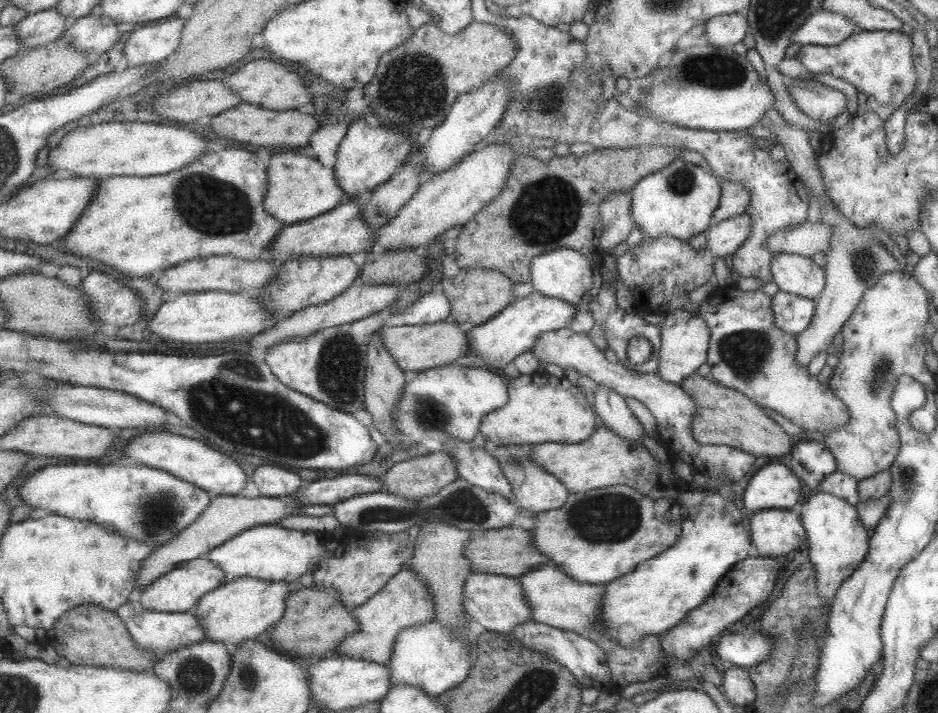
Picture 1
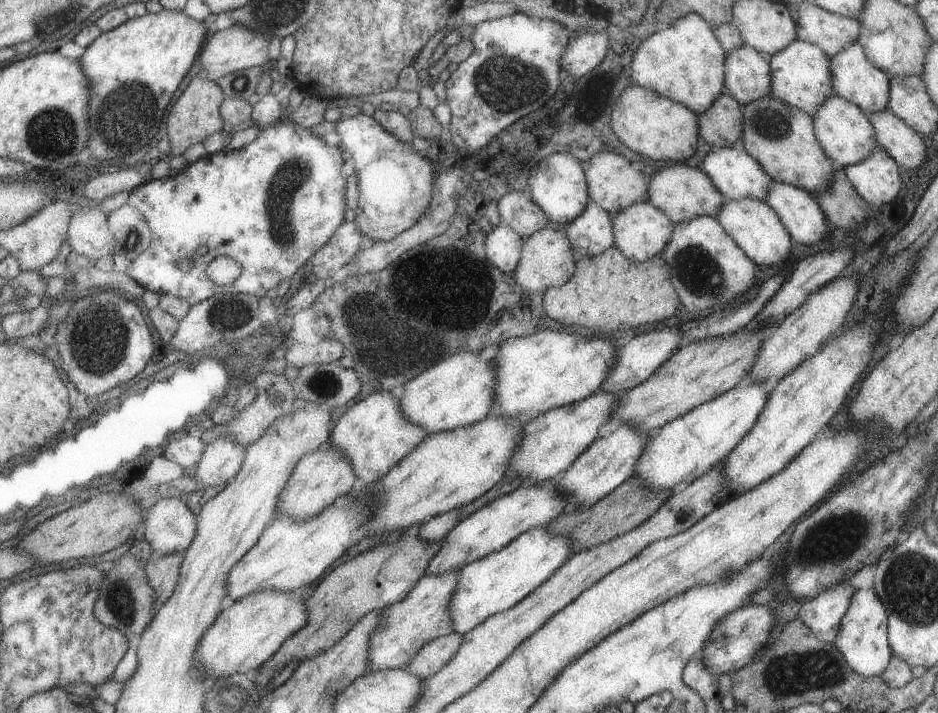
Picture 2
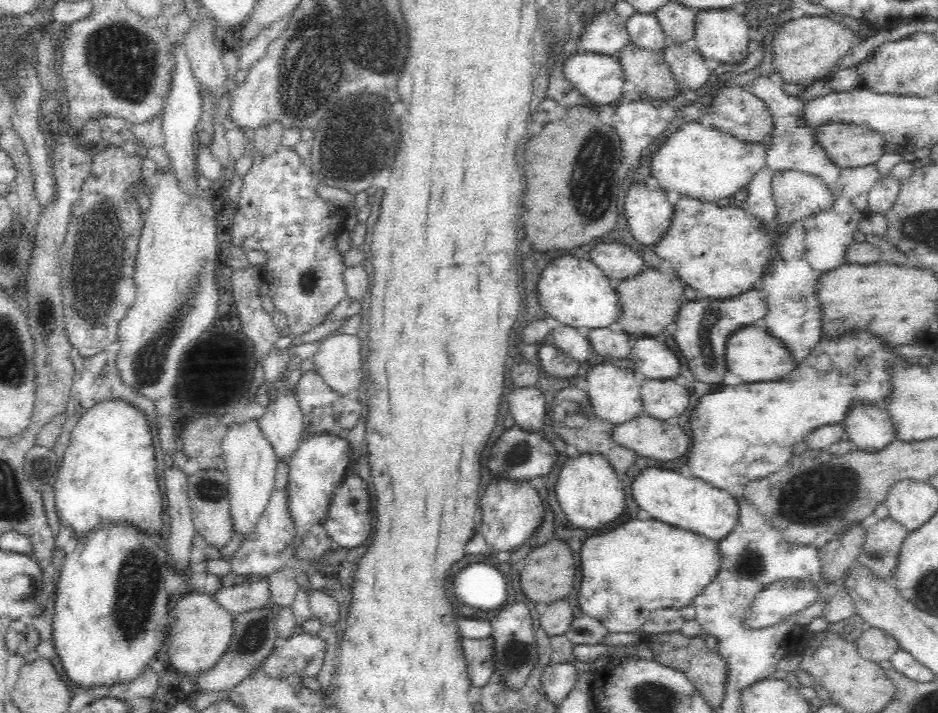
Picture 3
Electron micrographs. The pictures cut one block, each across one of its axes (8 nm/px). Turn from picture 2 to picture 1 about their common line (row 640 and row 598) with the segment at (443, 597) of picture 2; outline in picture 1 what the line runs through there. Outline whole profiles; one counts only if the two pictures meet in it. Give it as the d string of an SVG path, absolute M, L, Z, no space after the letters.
M404 568L389 582L384 591L373 596L361 607L355 607L353 617L361 622L361 632L349 635L334 655L341 654L341 657L355 657L385 665L392 661L400 633L407 628L435 621L437 605L429 585L425 585L412 568Z

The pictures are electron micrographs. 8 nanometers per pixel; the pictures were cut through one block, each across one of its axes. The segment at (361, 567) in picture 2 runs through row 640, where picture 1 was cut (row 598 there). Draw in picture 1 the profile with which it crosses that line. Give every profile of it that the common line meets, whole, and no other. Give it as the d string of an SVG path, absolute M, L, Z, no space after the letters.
M333 588L293 589L288 598L288 608L283 619L269 632L274 649L297 658L318 656L325 658L337 653L337 648L349 635L361 632L361 622L353 617L353 609L341 601L341 593Z

